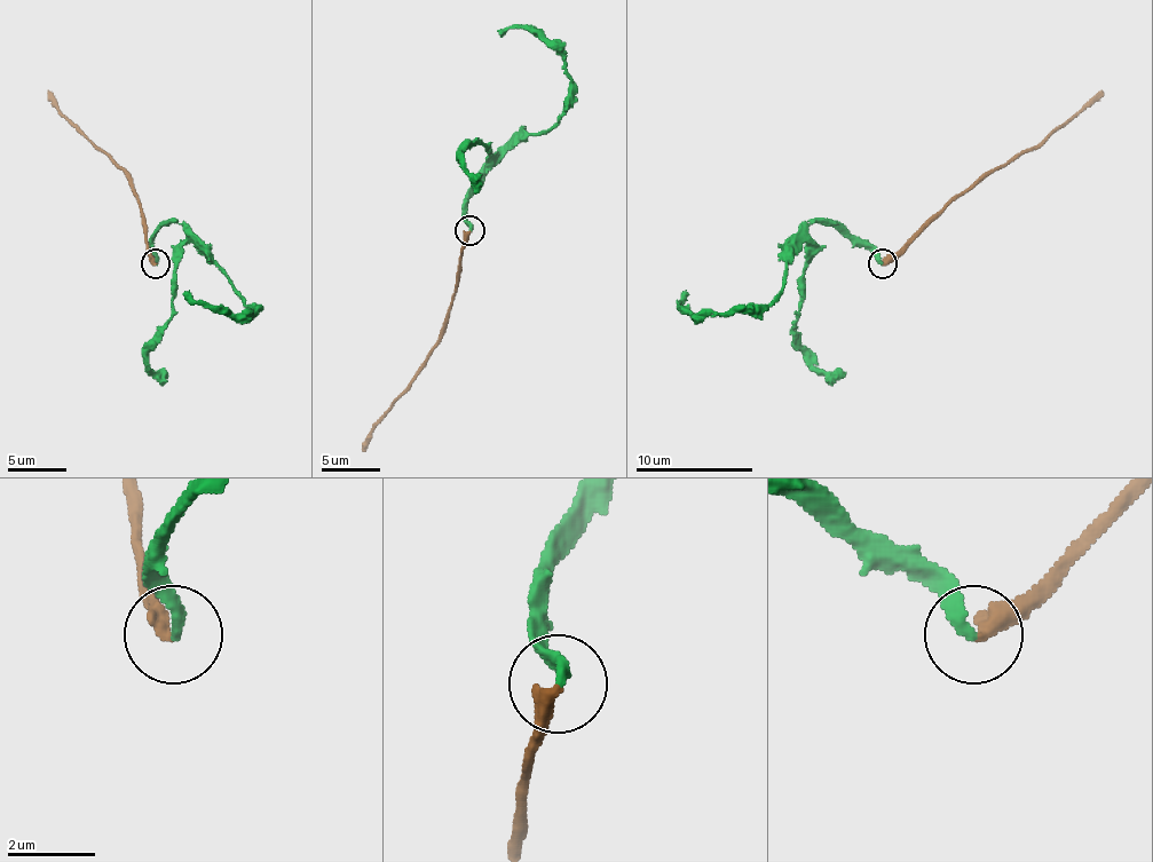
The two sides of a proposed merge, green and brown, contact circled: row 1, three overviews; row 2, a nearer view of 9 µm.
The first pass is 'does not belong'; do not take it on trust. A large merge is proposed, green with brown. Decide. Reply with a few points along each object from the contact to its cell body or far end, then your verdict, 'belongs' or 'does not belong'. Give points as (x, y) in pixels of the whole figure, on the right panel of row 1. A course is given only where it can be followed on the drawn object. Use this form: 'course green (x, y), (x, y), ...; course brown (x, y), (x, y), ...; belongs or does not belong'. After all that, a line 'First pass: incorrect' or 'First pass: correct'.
course green (882, 262), (867, 245), (814, 221), (788, 266), (784, 286), (767, 303), (694, 313), (679, 303), (681, 292); course brown (882, 266), (981, 180), (1040, 145), (1102, 89); belongs
First pass: incorrect

